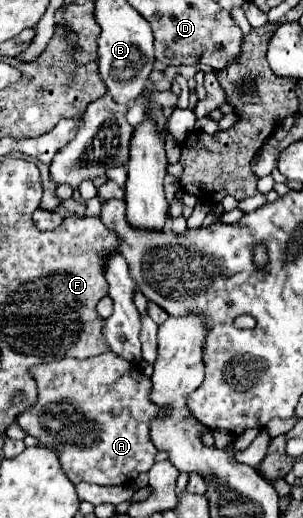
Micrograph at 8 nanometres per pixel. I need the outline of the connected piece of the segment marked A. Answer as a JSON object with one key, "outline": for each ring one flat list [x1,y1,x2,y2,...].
{"outline":[[107,351,83,361,61,359,35,365,29,369,29,373,37,381,39,399,29,411,17,417,17,423,25,433,37,437,43,447,59,455,61,469,73,485,81,481,95,485,133,483,139,473,147,473,153,467,157,447,153,447,149,433,153,419,161,415,161,407,149,399,151,379,145,377,137,365,113,355,113,351]]}

